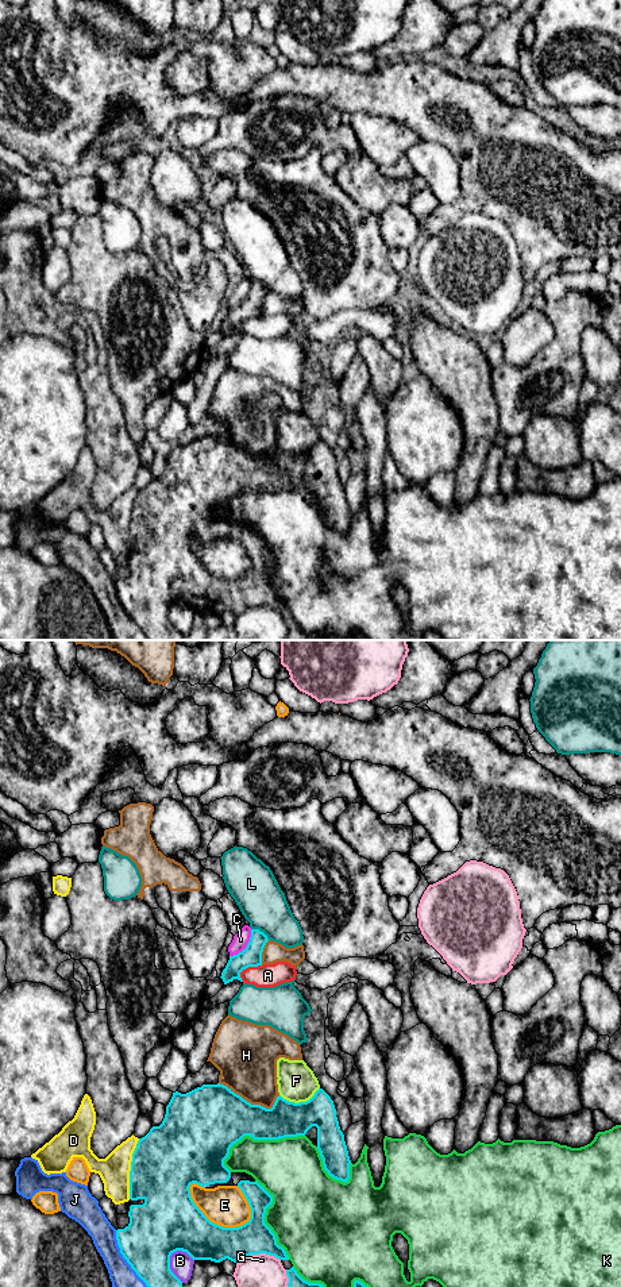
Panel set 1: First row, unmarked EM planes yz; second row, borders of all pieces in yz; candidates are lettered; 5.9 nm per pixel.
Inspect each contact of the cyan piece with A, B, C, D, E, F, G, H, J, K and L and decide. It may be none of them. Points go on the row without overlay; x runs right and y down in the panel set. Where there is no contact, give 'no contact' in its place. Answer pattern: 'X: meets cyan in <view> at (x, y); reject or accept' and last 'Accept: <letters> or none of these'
A: meets cyan in yz at (247, 319); reject
B: meets cyan in yz at (169, 617); reject
C: meets cyan in yz at (247, 297); reject
D: meets cyan in yz at (131, 520); reject
E: meets cyan in yz at (212, 574); reject
F: meets cyan in yz at (300, 454); reject
G: meets cyan in yz at (258, 605); reject
H: meets cyan in yz at (250, 455); reject
J: meets cyan in yz at (124, 609); reject
K: meets cyan in yz at (258, 490); reject
L: meets cyan in yz at (259, 282); reject
Accept: none of these

